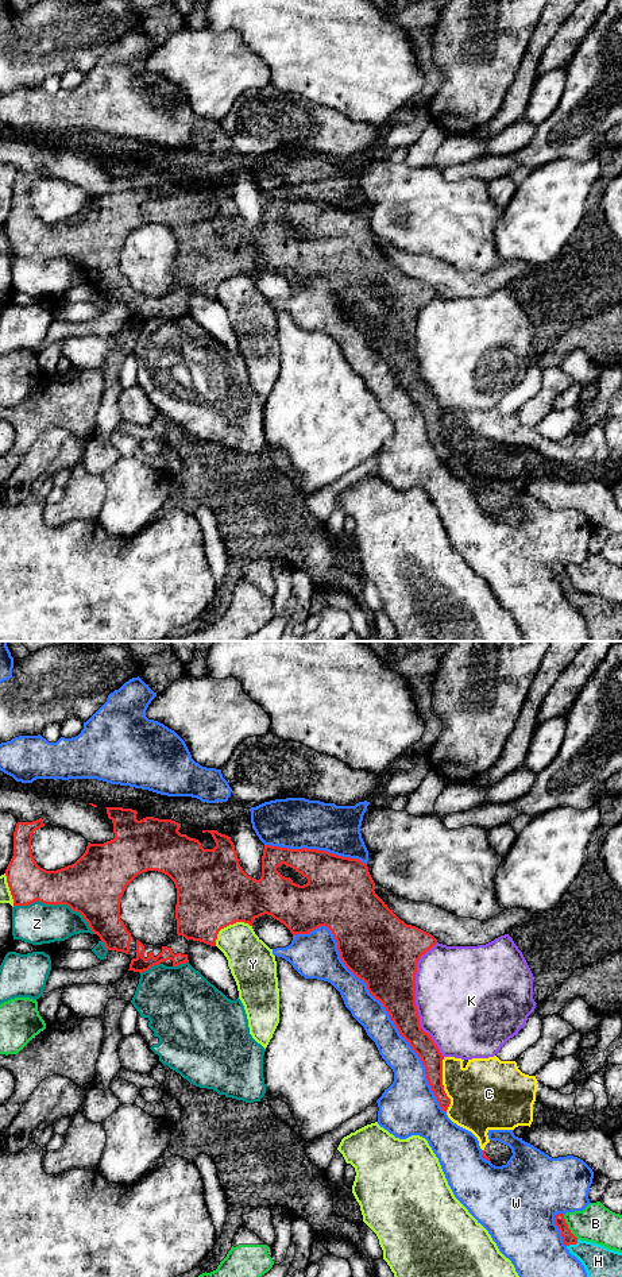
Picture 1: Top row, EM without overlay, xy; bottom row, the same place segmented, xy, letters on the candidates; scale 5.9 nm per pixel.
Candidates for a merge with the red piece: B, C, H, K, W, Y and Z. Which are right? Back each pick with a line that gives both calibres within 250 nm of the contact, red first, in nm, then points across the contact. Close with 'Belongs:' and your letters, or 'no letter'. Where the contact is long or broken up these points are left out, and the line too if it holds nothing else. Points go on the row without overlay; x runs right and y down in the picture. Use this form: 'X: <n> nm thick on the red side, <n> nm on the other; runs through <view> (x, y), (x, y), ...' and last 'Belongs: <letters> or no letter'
H: 80 nm thick on the red side, 220 nm on the other
Belongs: H

